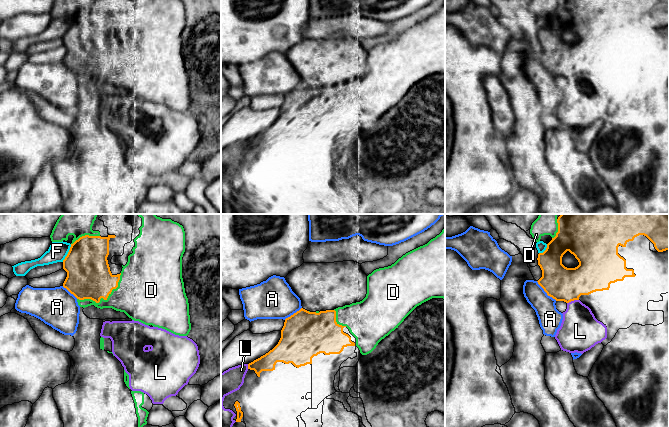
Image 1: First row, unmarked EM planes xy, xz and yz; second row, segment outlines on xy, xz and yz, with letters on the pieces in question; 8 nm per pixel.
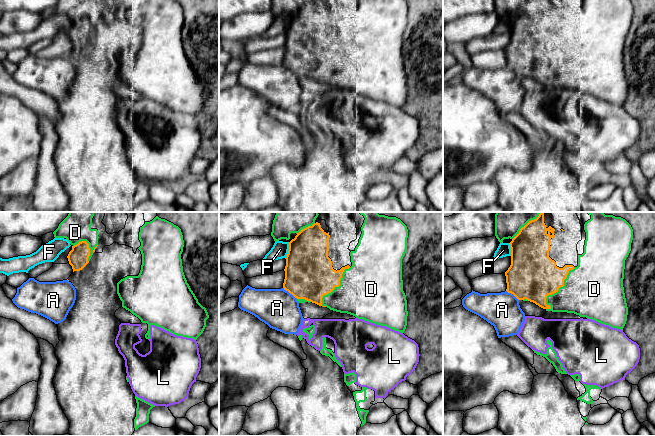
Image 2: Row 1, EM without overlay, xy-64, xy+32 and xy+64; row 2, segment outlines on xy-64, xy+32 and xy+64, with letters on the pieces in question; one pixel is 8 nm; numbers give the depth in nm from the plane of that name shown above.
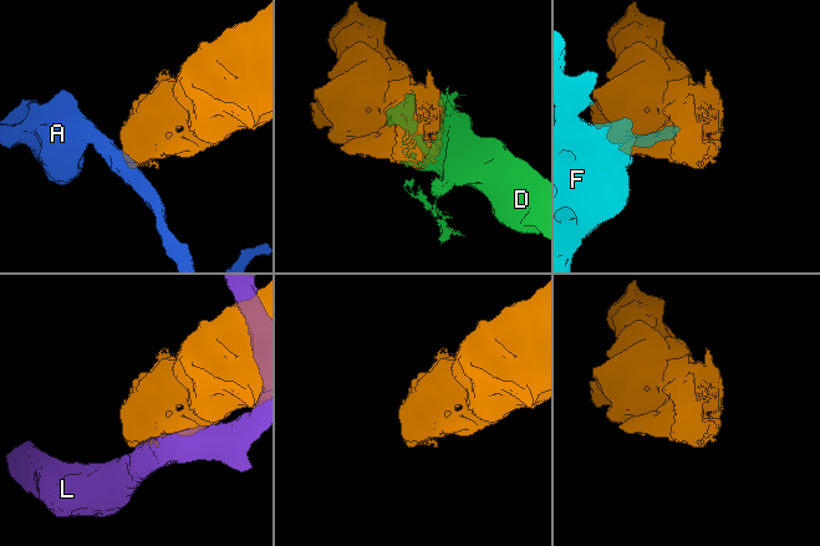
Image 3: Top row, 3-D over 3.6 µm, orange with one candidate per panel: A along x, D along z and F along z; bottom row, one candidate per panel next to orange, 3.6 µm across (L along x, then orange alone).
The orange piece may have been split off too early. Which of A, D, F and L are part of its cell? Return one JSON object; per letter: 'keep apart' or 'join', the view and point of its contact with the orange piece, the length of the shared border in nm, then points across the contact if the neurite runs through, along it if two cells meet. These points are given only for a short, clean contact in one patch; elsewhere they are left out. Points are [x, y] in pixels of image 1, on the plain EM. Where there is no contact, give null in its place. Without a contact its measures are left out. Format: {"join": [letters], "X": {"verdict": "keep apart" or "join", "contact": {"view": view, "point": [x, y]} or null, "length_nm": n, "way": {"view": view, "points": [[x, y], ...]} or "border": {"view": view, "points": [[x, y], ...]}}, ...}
{"join": ["D"], "A": {"verdict": "keep apart", "contact": {"view": "yz", "point": [545, 67]}, "length_nm": 220, "border": {"view": "yz", "points": [[536, 57], [548, 71], [556, 76]]}}, "D": {"verdict": "join", "contact": {"view": "xy", "point": [104, 75]}, "length_nm": 420}, "F": {"verdict": "keep apart", "contact": {"view": "xy", "point": [68, 29]}, "length_nm": 160, "border": {"view": "xy", "points": [[71, 20], [67, 31], [62, 37]]}}, "L": {"verdict": "keep apart", "contact": {"view": "yz", "point": [572, 76]}, "length_nm": 100}}

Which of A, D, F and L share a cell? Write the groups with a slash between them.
A / D / F / L

